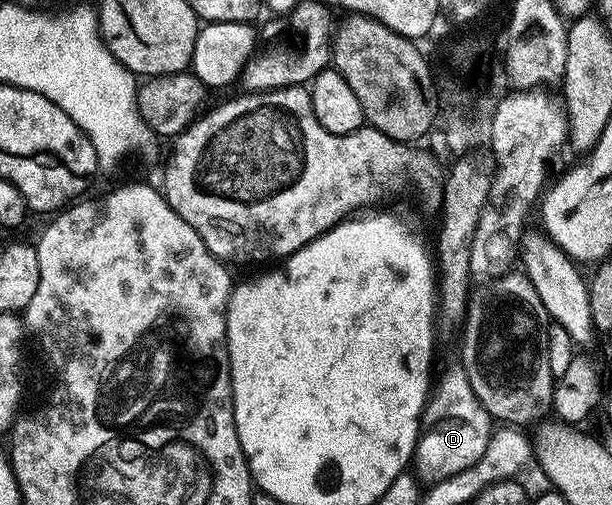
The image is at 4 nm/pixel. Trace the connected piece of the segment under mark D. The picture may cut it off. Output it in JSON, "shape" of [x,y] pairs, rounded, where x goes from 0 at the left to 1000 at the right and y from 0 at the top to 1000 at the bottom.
{"shape":[[[740,713],[716,752],[712,747],[688,822],[688,840],[688,857],[676,891],[676,917],[690,941],[701,939],[708,950],[734,945],[758,927],[773,925],[778,911],[789,903],[806,853],[806,830],[776,784],[752,715]]]}

